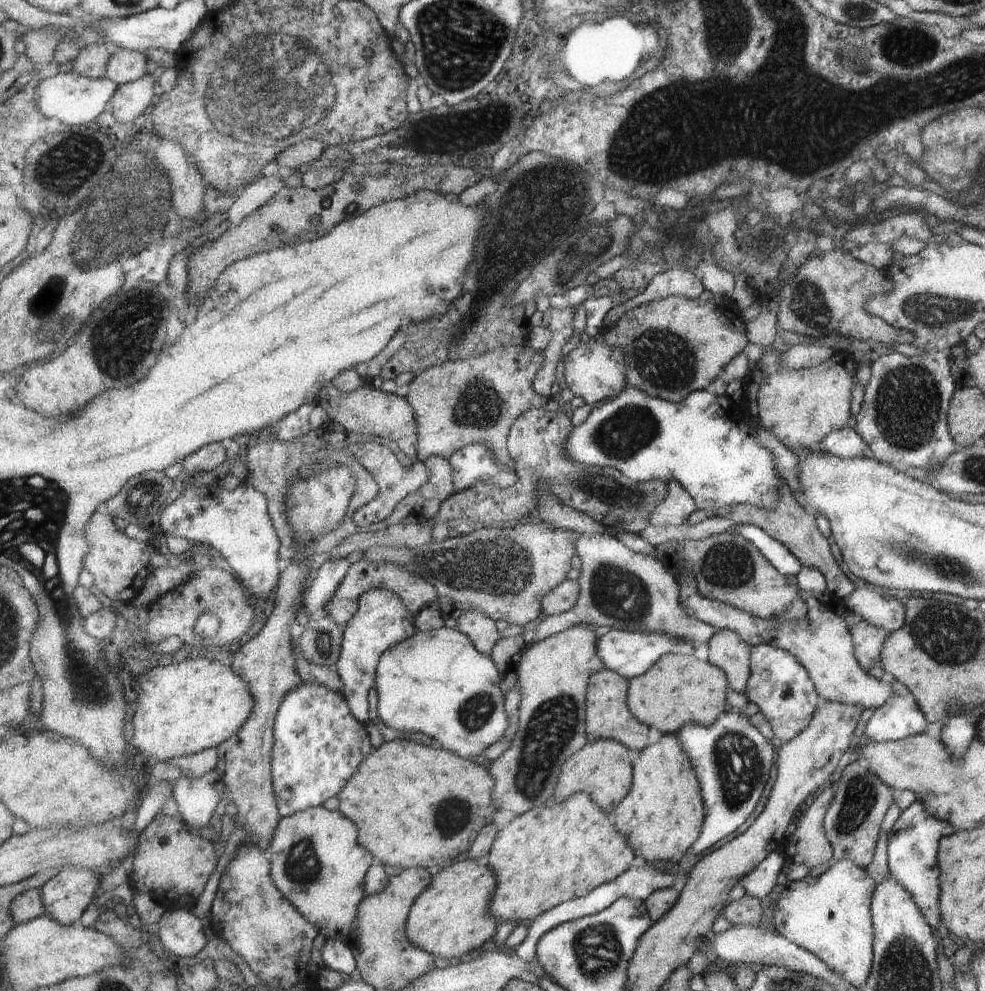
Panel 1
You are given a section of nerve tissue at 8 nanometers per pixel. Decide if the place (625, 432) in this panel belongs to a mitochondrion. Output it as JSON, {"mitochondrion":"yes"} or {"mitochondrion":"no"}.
{"mitochondrion":"yes"}

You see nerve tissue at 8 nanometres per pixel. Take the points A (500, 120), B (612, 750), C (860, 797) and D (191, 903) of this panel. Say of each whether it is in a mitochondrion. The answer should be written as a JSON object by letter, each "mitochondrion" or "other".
{"A":"other","B":"other","C":"mitochondrion","D":"other"}

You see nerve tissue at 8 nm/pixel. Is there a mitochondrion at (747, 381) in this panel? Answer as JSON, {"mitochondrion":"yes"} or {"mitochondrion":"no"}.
{"mitochondrion":"no"}

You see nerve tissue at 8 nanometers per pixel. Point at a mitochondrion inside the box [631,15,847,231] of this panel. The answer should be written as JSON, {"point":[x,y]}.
{"point":[707,115]}

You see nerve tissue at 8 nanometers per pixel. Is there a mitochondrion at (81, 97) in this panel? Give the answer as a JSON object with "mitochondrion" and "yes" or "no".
{"mitochondrion":"no"}

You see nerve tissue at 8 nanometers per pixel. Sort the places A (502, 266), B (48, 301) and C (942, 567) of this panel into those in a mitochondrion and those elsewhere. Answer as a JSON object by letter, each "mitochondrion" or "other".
{"A":"mitochondrion","B":"mitochondrion","C":"mitochondrion"}

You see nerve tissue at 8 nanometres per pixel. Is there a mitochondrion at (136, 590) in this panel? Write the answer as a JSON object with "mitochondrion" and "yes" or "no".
{"mitochondrion":"no"}

